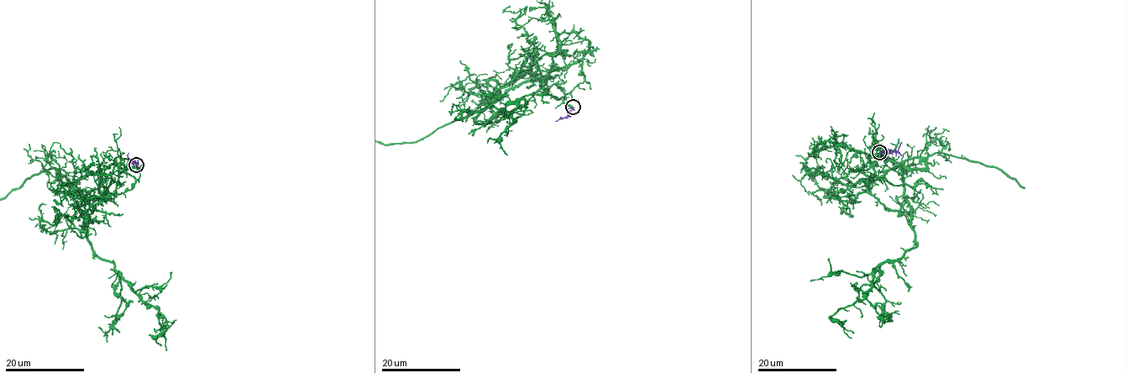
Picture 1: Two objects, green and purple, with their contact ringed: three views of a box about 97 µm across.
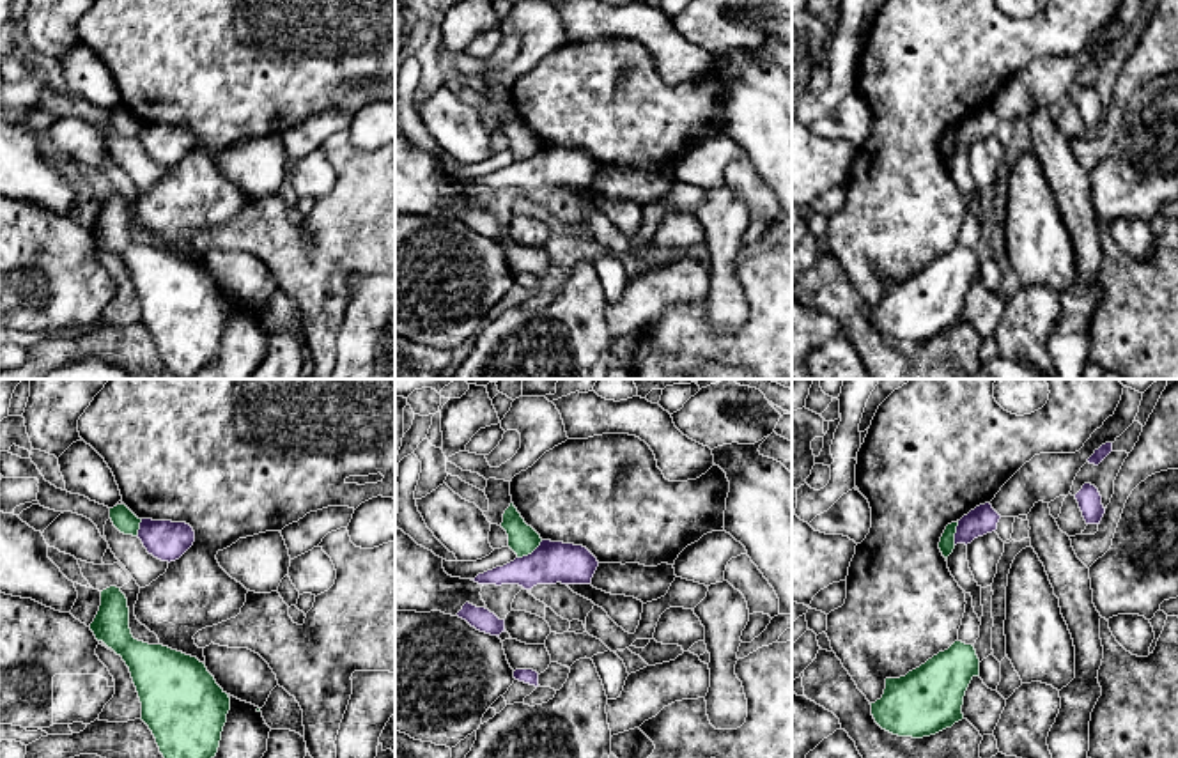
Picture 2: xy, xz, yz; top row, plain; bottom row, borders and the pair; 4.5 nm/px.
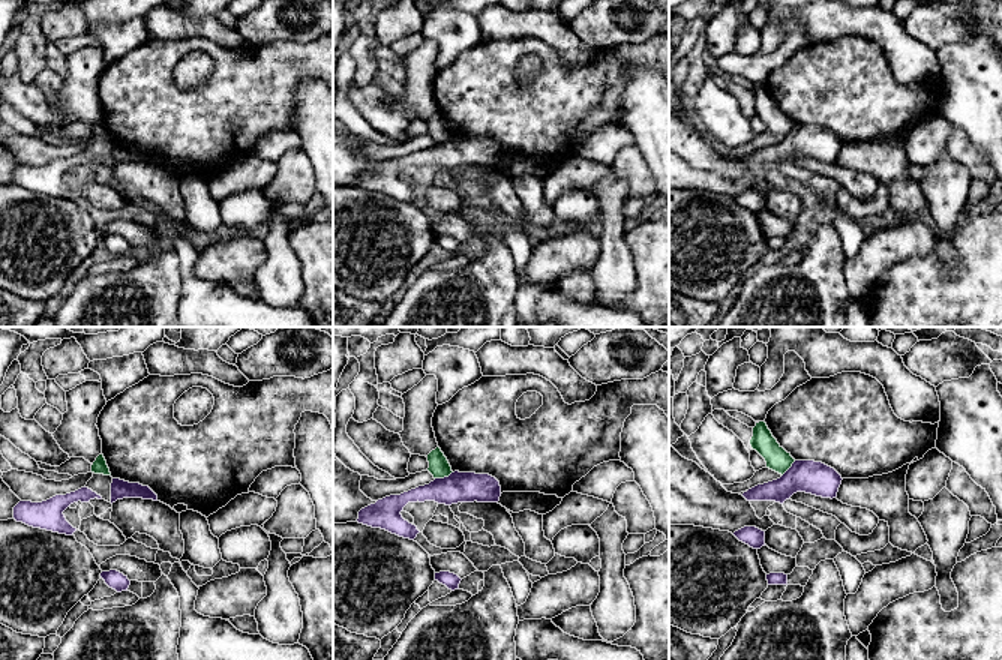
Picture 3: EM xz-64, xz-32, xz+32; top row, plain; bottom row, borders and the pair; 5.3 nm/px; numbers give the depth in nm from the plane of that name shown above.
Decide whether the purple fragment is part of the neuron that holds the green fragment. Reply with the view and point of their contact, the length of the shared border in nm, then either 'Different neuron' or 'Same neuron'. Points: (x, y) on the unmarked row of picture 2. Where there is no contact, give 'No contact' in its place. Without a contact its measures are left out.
Touches green at xz (530, 156). Shared border 150 nm. Different neuron

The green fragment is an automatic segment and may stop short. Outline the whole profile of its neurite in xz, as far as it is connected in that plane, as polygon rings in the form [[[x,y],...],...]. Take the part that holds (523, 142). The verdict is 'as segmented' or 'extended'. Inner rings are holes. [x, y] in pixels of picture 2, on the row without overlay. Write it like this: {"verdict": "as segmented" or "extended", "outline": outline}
{"verdict": "as segmented", "outline": [[[514,106],[505,113],[501,131],[508,138],[508,151],[517,161],[531,158],[542,145],[540,138],[524,126]]]}

